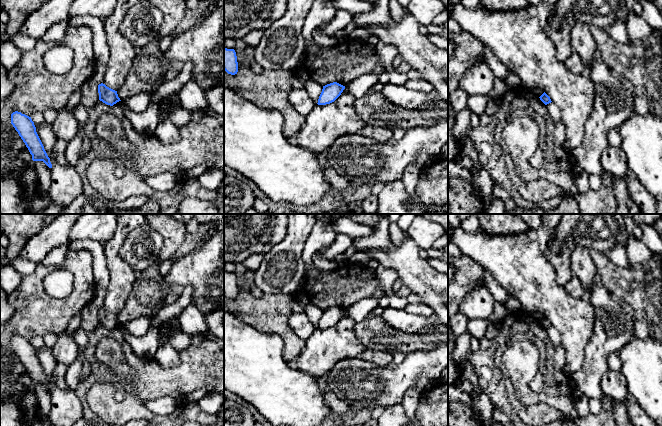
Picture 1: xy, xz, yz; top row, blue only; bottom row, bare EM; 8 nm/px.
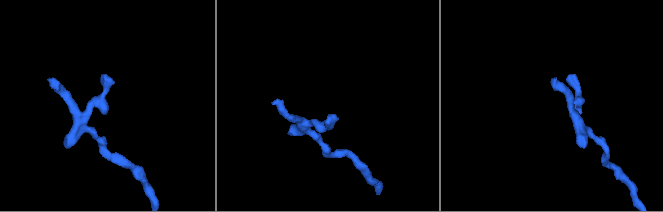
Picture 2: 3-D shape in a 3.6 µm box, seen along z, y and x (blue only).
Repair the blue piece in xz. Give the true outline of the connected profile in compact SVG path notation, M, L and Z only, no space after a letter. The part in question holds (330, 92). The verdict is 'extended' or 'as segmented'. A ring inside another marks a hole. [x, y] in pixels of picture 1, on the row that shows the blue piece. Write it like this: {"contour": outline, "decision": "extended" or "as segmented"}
{"contour": "M333 82L323 86L322 92L318 99L318 105L326 105L334 102L343 92L345 86Z", "decision": "as segmented"}

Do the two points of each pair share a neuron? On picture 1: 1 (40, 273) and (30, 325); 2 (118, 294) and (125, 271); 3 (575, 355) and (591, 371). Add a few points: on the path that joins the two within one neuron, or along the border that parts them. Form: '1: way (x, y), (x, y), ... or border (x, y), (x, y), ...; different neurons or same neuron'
1: way (32, 286), (31, 312); same neuron
2: way (119, 288), (122, 277); same neuron
3: border (589, 340), (584, 351), (584, 364), (572, 373); different neurons

